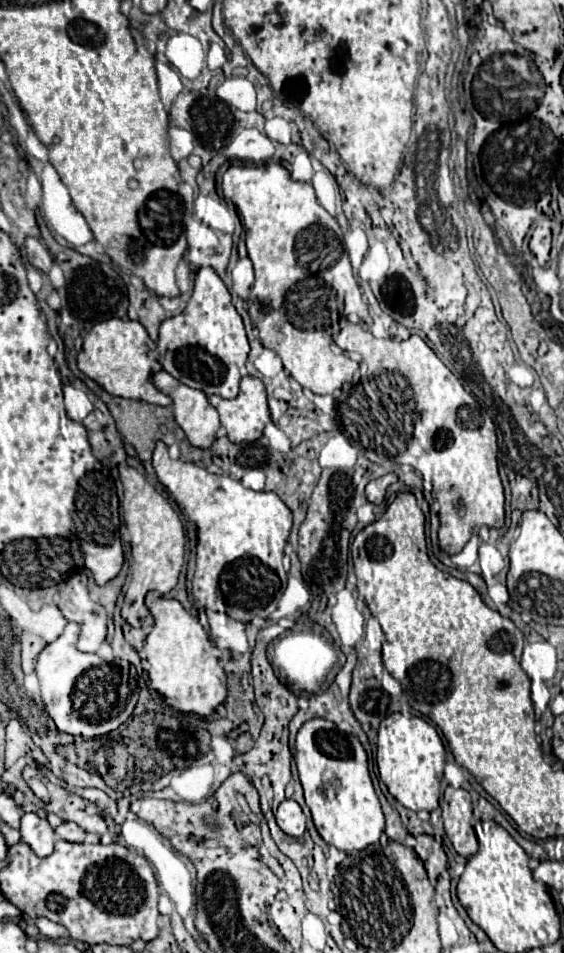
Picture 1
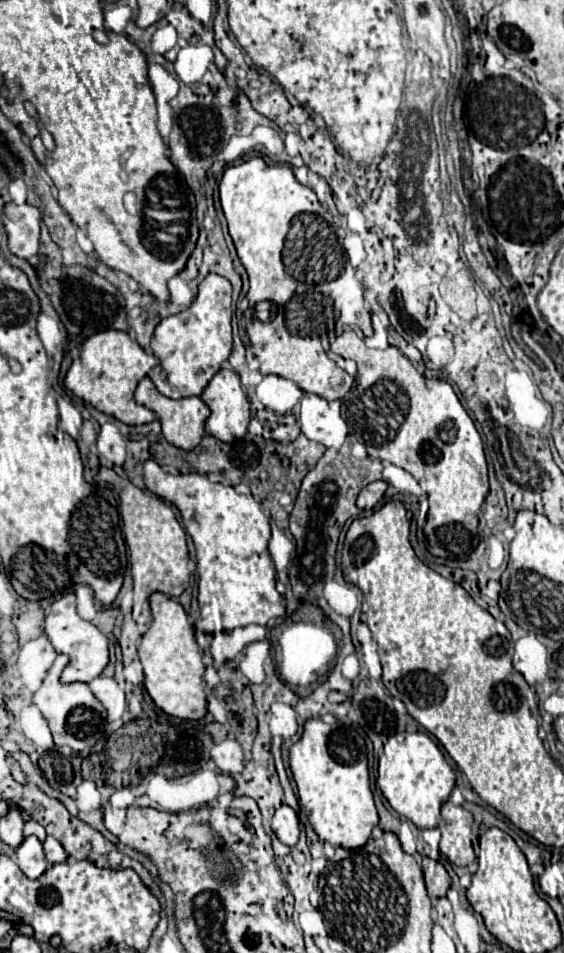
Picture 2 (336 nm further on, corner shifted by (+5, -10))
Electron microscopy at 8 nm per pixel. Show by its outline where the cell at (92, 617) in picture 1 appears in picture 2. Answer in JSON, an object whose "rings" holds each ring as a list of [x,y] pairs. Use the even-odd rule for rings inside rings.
{"rings":[[[74,592],[64,594],[60,600],[52,604],[52,610],[46,614],[44,632],[54,646],[58,654],[66,654],[70,658],[68,666],[64,668],[60,682],[72,684],[72,682],[92,682],[96,676],[102,674],[102,670],[108,664],[108,638],[90,622],[82,620],[76,612],[76,596]]]}

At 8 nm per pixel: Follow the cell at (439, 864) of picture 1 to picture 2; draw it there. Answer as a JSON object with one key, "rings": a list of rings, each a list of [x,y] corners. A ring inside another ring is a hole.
{"rings":[[[424,856],[422,874],[424,874],[424,882],[426,882],[426,890],[428,890],[430,898],[446,896],[446,892],[450,888],[450,876],[438,860],[432,860],[432,858]]]}

